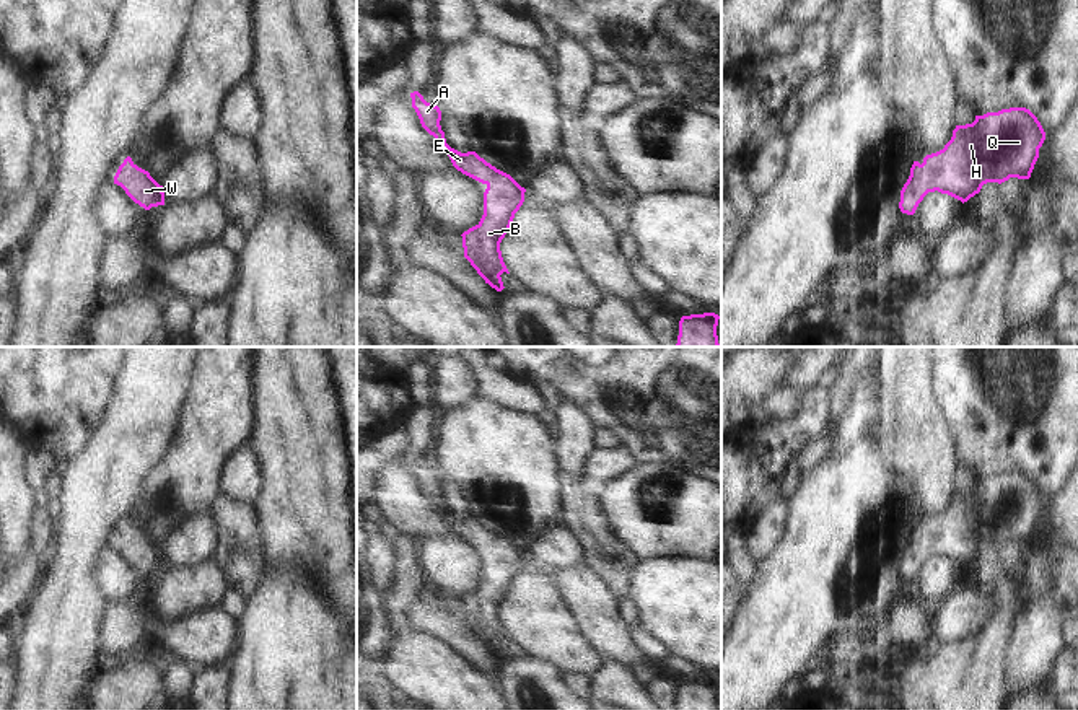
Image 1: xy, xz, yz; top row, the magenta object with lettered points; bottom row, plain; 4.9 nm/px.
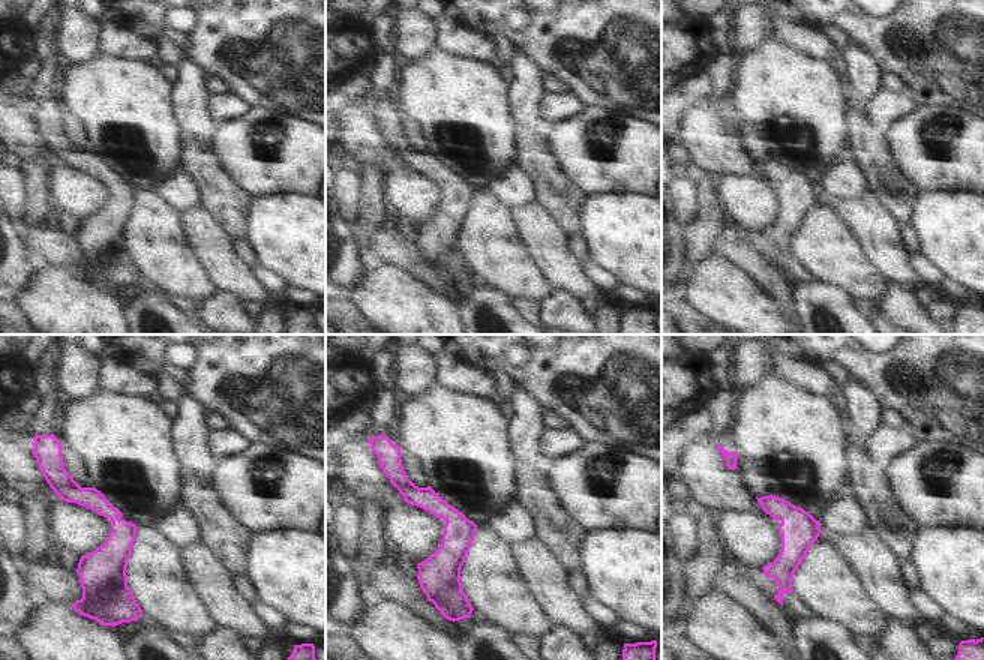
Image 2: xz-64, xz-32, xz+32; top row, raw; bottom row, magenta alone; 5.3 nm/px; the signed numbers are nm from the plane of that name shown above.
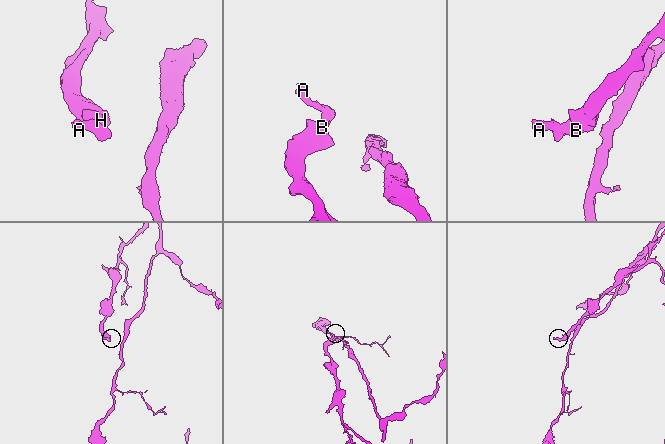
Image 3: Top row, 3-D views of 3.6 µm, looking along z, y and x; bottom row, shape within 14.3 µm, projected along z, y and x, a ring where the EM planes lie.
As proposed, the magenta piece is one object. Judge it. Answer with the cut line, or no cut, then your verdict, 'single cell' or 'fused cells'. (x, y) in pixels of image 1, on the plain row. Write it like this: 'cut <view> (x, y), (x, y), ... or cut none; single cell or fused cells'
cut none; single cell

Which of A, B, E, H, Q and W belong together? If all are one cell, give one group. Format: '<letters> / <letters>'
A B E H Q W

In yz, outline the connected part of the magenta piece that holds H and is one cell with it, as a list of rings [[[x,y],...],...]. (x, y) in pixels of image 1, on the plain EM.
[[[1010,472],[975,480],[972,489],[956,490],[943,515],[914,526],[910,541],[901,555],[899,573],[914,580],[928,557],[948,559],[962,568],[980,557],[987,547],[1005,547],[1010,542],[1029,544],[1039,523],[1045,497],[1037,482],[1026,472]]]

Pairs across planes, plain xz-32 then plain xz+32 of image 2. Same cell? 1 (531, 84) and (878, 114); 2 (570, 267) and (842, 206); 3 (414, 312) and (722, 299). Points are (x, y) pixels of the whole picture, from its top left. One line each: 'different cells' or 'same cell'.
1: different cells
2: same cell
3: same cell

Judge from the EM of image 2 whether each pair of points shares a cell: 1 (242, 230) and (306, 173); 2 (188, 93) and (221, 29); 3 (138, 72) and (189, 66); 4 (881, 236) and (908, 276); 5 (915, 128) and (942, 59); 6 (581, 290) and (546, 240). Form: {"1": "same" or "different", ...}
{"1": "different", "2": "different", "3": "different", "4": "same", "5": "different", "6": "same"}

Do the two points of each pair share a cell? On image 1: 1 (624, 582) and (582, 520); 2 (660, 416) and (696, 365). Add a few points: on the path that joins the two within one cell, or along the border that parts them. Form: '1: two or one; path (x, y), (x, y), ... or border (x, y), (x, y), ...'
1: one; path (609, 567), (598, 554), (596, 534)
2: one; path (671, 403), (696, 378)

